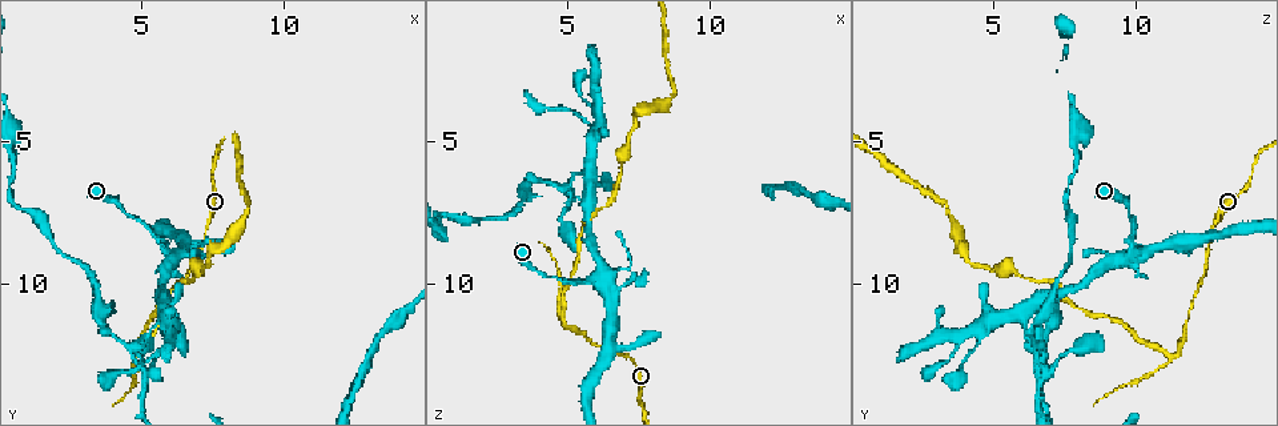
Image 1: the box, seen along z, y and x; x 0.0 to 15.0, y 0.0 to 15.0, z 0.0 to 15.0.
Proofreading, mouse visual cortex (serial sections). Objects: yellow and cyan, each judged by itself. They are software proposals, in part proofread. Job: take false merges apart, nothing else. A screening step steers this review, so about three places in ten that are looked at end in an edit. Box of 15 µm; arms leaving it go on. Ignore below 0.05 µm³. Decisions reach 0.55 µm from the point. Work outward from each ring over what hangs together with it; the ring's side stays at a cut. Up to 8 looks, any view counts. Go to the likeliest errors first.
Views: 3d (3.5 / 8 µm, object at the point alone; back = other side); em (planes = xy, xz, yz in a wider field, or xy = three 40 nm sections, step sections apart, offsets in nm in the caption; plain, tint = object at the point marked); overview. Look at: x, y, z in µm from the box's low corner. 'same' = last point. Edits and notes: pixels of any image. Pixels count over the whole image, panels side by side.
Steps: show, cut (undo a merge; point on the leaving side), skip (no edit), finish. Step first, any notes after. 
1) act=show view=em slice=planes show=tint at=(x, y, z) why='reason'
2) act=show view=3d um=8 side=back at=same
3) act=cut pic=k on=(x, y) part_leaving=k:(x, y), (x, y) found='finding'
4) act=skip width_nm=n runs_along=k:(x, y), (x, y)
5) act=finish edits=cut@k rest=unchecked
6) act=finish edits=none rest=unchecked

act=show view=3d um=8 at=(4.8, 12.6, 11.3) why='three-way junction'

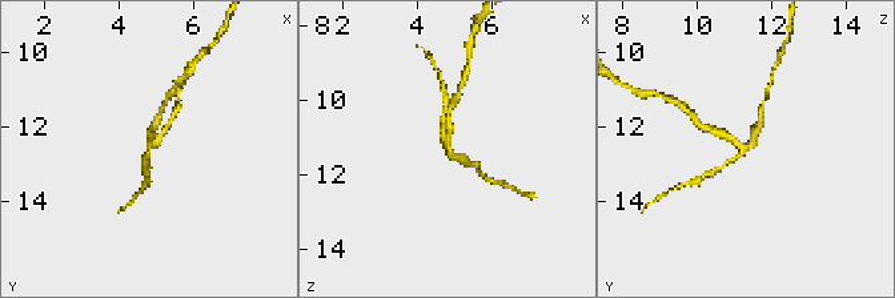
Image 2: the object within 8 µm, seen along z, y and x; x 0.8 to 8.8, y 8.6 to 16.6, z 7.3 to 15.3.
act=show view=em slice=xy step=3 show=tint at=(4.8, 12.6, 11.2) arms=3 arm_widths_nm=150,200,200 why='shape alone is not enough'

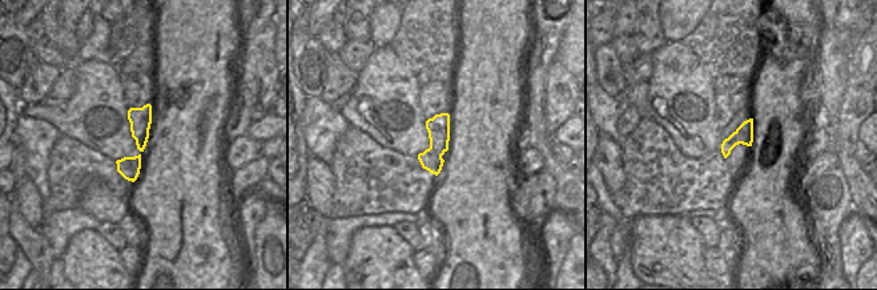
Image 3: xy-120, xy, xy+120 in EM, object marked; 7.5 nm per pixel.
act=cut pic=2 on=(723, 135) border=3:(430, 145), (441, 157) found='a second cell is stuck on'

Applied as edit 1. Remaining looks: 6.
act=show view=3d um=8 at=(5.7, 8.7, 10.0) why='a fork'

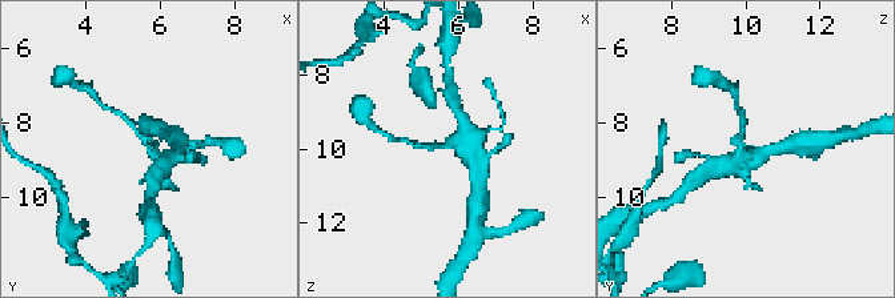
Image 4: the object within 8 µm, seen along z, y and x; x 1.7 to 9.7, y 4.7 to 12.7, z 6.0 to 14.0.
act=show view=3d um=3.5 at=(5.8, 8.7, 9.9)

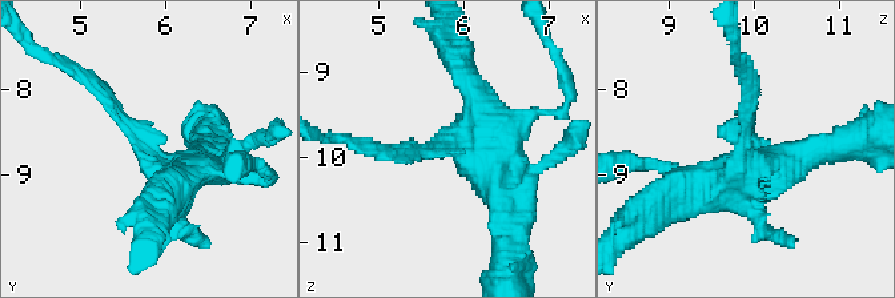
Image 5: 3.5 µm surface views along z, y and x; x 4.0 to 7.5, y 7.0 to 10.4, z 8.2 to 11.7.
act=show view=em slice=xy step=2 show=tint at=(5.75, 8.70, 9.90) arms=3 arm_widths_nm=150,400,400

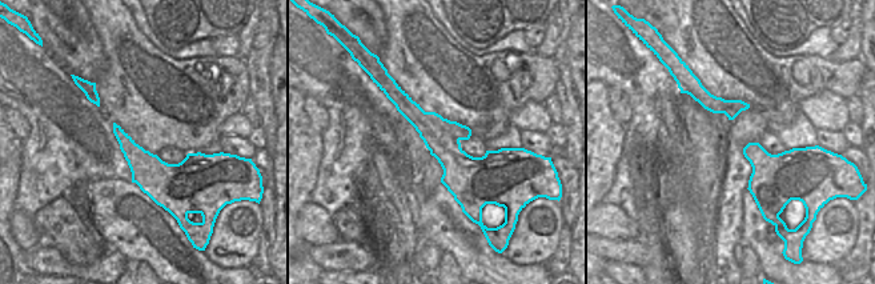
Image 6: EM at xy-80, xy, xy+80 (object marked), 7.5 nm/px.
act=skip found='all the same cell'

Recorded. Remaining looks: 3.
act=show view=3d um=3.5 at=(4.7, 12.2, 6.6) why='a fork'

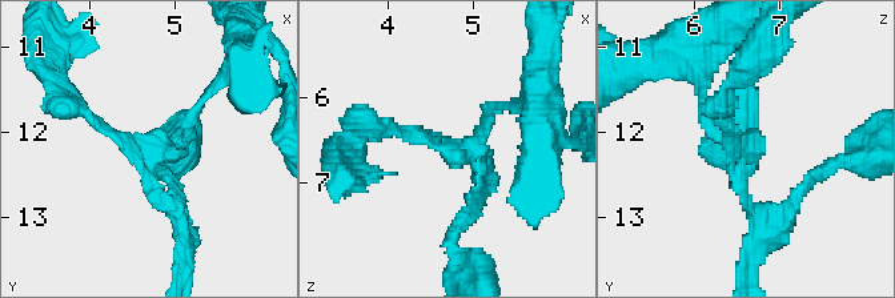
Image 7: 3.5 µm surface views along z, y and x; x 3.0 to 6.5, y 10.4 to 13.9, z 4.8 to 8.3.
act=show view=em slice=planes show=tint at=(4.80, 12.25, 6.65)

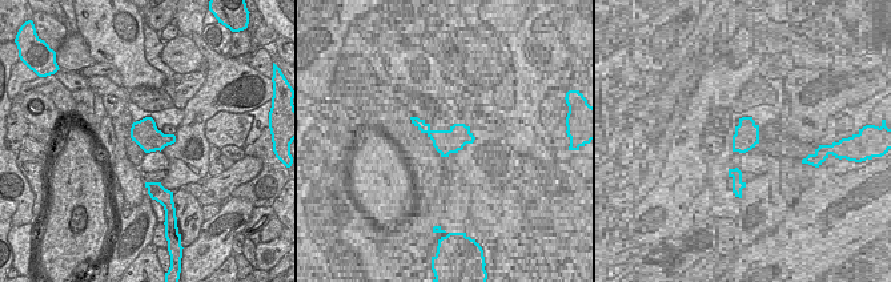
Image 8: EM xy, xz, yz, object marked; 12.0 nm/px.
act=cut pic=7 on=(176, 206) arm_widths_nm=150,150,150 part_leaving=7:(131, 141), (69, 105), (48, 64) found='two cells meet here'

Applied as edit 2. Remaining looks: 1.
act=finish edits=cut@2,cut@7 rest=unchecked

